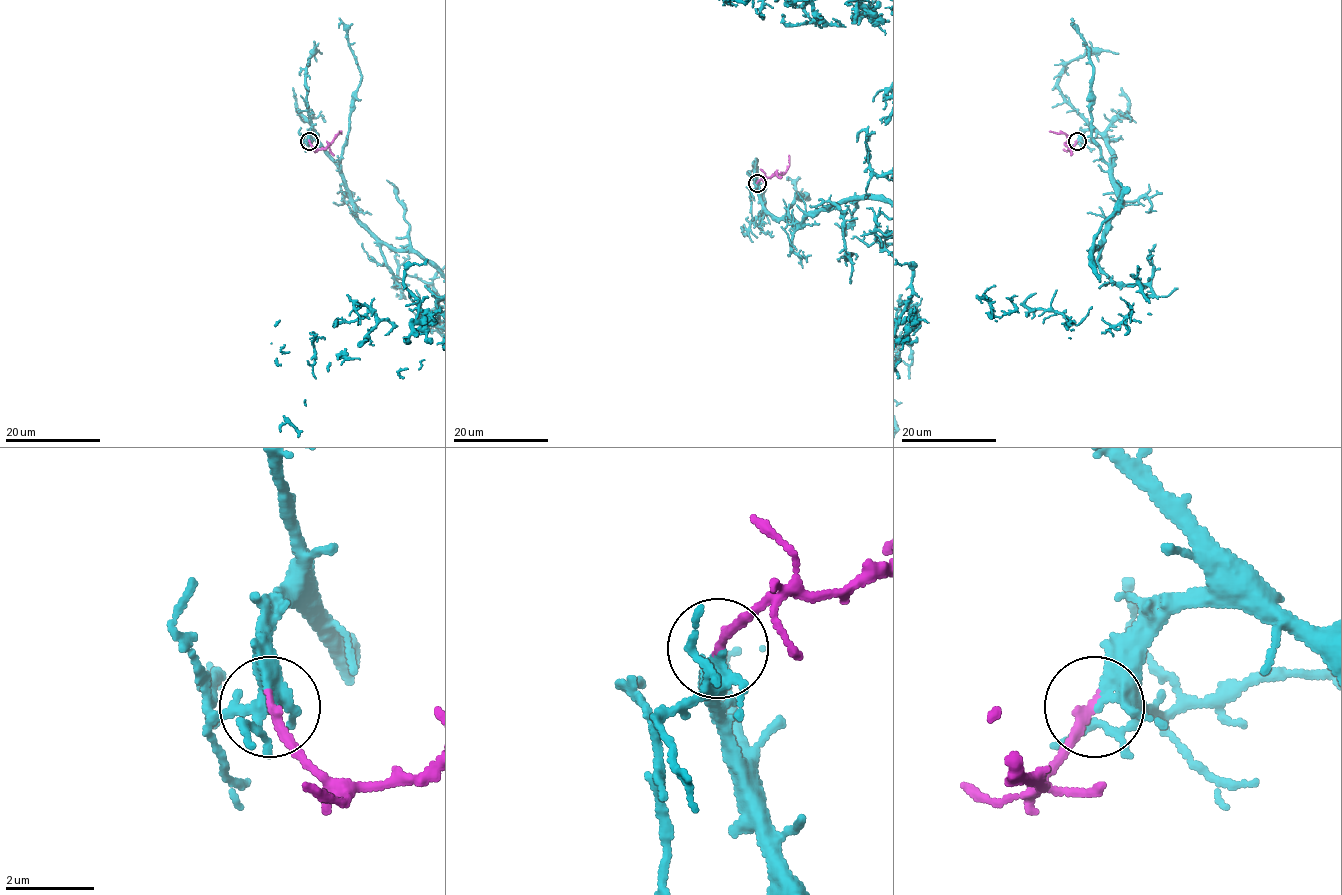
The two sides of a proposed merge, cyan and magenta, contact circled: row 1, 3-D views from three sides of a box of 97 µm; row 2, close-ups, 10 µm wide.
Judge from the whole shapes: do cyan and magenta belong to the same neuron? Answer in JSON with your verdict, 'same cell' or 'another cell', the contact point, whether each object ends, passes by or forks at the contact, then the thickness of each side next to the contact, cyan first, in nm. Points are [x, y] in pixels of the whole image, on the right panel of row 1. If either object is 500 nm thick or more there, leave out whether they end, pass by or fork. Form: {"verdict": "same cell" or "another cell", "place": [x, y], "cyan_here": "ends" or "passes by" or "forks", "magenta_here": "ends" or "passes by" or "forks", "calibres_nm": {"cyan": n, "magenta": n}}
{"verdict": "same cell", "place": [1077, 141], "cyan_here": "forks", "magenta_here": "ends", "calibres_nm": {"cyan": 200, "magenta": 220}}

